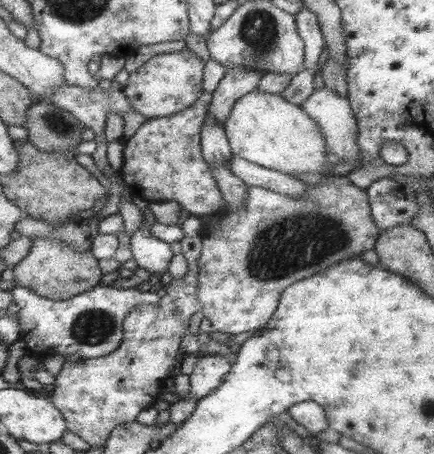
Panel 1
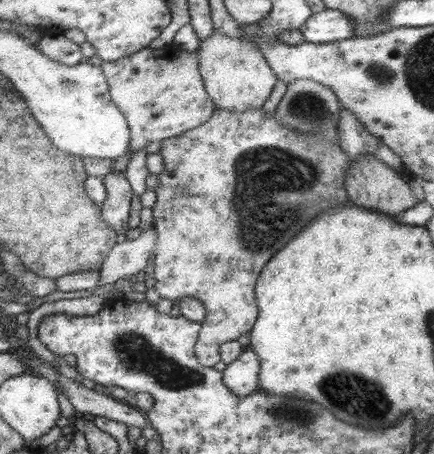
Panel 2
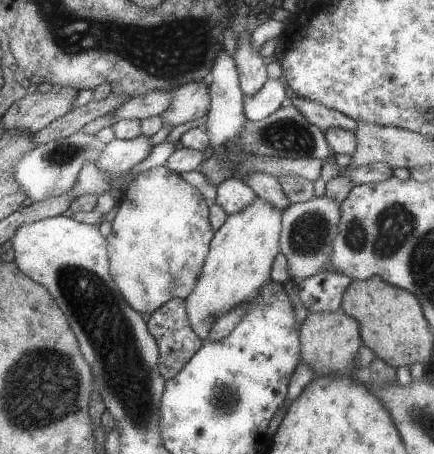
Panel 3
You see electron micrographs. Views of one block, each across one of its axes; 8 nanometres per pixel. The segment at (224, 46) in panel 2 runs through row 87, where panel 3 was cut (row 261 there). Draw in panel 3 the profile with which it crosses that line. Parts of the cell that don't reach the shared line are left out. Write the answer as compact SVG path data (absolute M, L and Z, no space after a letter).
M259 198L245 212L233 214L215 234L215 240L211 242L211 254L199 276L197 288L191 298L187 298L191 324L203 340L209 340L219 318L235 312L235 308L253 300L261 292L261 288L271 282L275 258L279 256L279 252L283 252L281 238L283 210L263 198Z

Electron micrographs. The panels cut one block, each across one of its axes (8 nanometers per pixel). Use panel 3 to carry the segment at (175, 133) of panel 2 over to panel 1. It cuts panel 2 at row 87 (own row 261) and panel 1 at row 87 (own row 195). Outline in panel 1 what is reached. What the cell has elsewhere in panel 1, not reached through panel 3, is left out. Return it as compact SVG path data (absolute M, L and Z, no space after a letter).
M189 48L179 54L159 54L147 60L137 72L129 74L129 84L125 92L131 98L131 106L135 108L135 112L141 112L141 116L147 116L149 120L173 116L195 106L195 102L205 94L203 70L205 62Z

